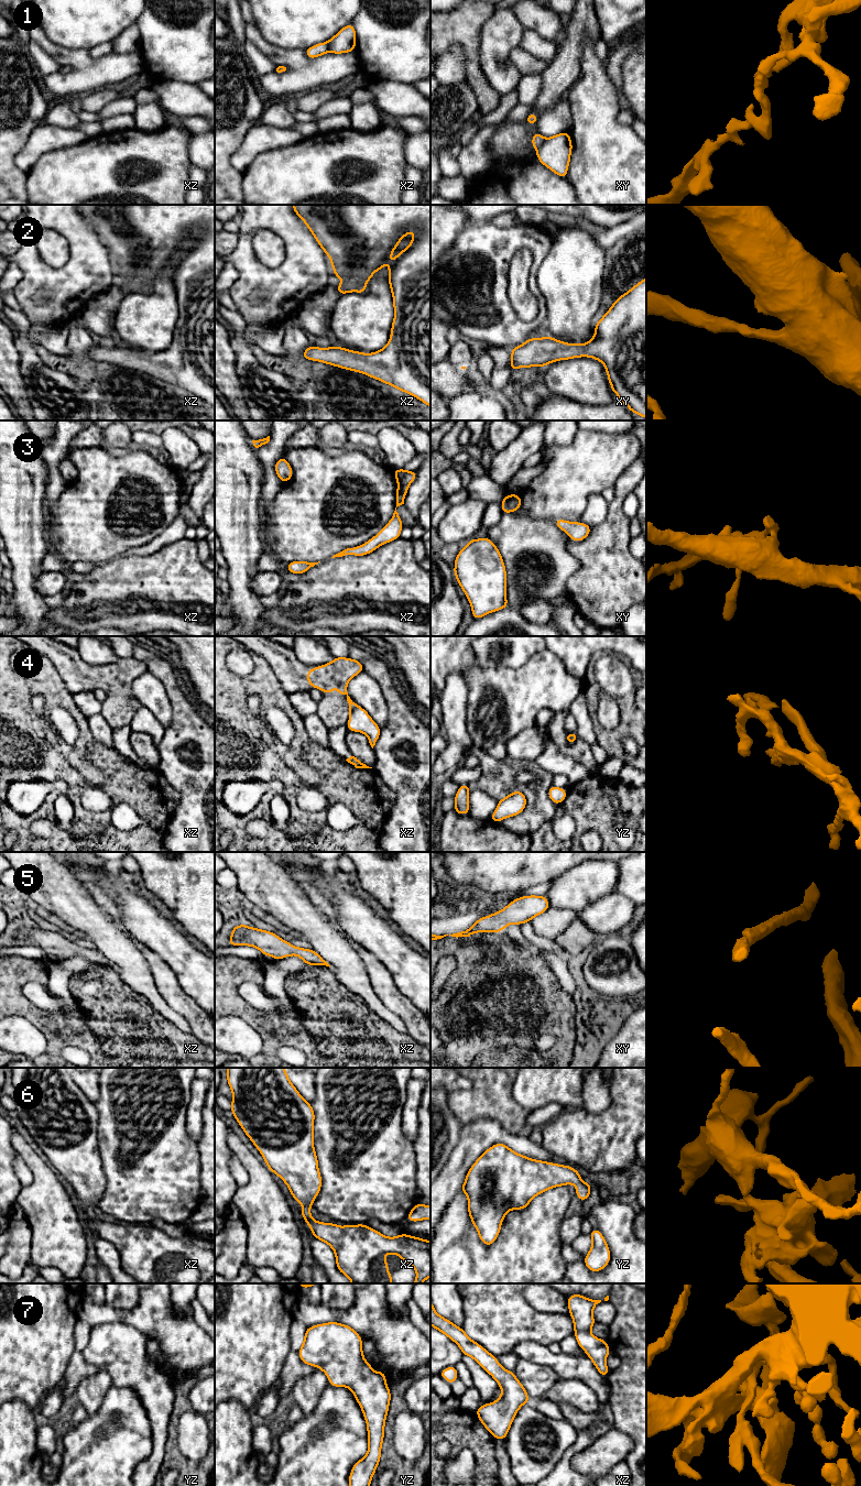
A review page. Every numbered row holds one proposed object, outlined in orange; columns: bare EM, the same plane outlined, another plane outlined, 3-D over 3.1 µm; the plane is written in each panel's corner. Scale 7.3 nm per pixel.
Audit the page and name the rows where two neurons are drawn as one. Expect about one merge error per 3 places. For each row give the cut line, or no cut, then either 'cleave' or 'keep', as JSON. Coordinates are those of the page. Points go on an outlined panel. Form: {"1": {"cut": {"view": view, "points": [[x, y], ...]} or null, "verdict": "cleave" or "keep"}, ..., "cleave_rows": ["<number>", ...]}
{"1": {"cut": {"view": "xy", "points": [[545, 139], [536, 150]]}, "verdict": "cleave"}, "2": {"cut": null, "verdict": "keep"}, "3": {"cut": null, "verdict": "keep"}, "4": {"cut": {"view": "xz", "points": [[357, 705], [350, 711]]}, "verdict": "cleave"}, "5": {"cut": null, "verdict": "keep"}, "6": {"cut": null, "verdict": "keep"}, "7": {"cut": null, "verdict": "keep"}, "cleave_rows": ["1", "4"]}

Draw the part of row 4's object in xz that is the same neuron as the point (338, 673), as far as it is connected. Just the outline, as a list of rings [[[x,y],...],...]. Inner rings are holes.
[[[335,657],[333,662],[314,667],[307,670],[307,676],[305,677],[312,688],[320,689],[324,693],[333,693],[333,688],[336,686],[338,688],[339,696],[347,696],[347,701],[349,703],[348,710],[351,711],[356,706],[355,701],[350,699],[347,692],[347,685],[351,678],[363,671],[362,663],[352,658],[346,657]]]

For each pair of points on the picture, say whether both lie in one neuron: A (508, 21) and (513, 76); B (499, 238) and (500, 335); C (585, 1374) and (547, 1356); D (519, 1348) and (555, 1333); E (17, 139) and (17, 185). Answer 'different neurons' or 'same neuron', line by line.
A: same neuron
B: same neuron
C: same neuron
D: different neurons
E: same neuron

